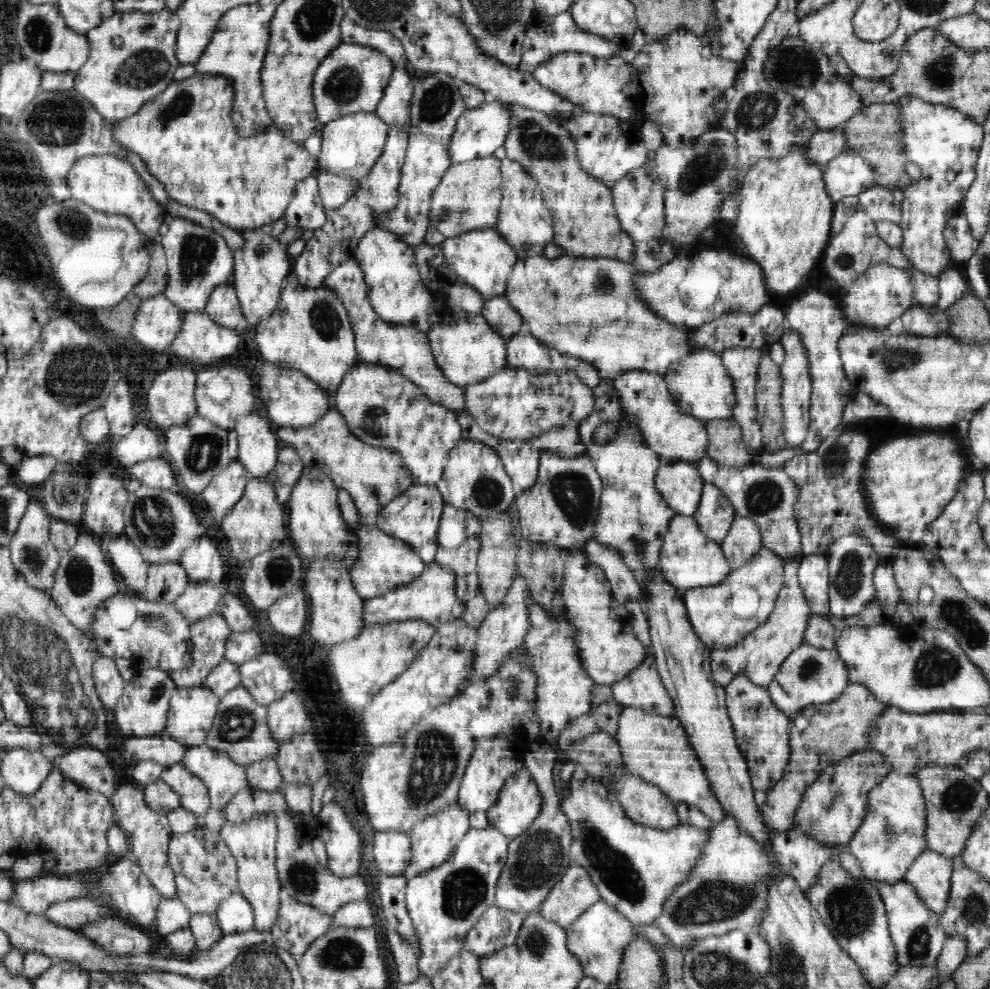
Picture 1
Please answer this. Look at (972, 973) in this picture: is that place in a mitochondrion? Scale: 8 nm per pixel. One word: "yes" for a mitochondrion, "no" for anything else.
no

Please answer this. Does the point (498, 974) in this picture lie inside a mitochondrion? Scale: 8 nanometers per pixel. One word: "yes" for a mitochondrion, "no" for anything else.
no

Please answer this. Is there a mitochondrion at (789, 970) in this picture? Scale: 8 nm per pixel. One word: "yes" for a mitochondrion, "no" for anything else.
yes

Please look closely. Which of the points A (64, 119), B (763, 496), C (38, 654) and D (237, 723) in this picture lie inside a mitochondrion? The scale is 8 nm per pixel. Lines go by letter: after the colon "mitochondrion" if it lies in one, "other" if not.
A: mitochondrion
B: mitochondrion
C: mitochondrion
D: mitochondrion

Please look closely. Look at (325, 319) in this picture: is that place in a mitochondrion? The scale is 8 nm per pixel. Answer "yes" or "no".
yes

